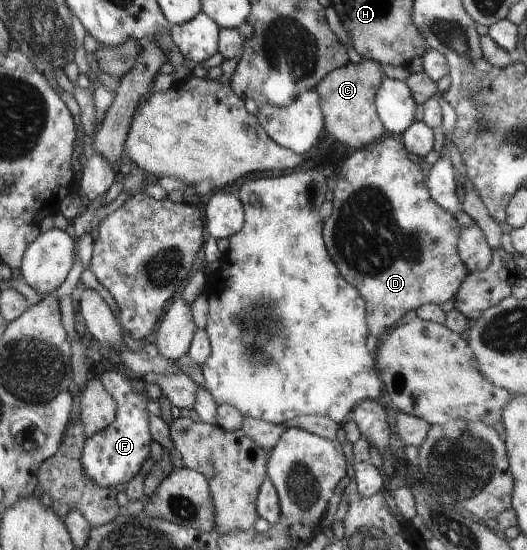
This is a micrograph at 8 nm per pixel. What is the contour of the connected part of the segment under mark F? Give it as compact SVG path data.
M103 370L100 380L107 388L107 392L111 394L111 398L115 400L117 414L115 414L115 420L106 429L88 437L83 447L81 466L89 480L93 480L102 489L108 490L118 484L131 481L131 478L135 478L139 474L143 462L149 456L151 434L149 434L149 414L147 414L147 406L145 406L147 396L143 392L137 392L133 388L133 384L119 372Z

